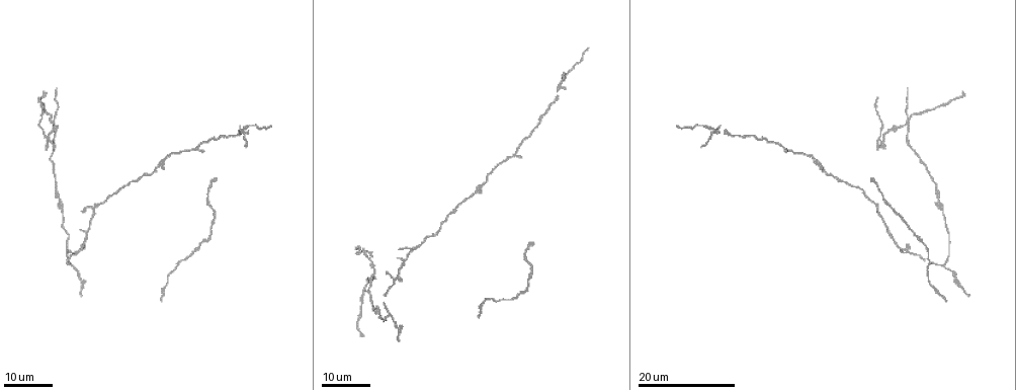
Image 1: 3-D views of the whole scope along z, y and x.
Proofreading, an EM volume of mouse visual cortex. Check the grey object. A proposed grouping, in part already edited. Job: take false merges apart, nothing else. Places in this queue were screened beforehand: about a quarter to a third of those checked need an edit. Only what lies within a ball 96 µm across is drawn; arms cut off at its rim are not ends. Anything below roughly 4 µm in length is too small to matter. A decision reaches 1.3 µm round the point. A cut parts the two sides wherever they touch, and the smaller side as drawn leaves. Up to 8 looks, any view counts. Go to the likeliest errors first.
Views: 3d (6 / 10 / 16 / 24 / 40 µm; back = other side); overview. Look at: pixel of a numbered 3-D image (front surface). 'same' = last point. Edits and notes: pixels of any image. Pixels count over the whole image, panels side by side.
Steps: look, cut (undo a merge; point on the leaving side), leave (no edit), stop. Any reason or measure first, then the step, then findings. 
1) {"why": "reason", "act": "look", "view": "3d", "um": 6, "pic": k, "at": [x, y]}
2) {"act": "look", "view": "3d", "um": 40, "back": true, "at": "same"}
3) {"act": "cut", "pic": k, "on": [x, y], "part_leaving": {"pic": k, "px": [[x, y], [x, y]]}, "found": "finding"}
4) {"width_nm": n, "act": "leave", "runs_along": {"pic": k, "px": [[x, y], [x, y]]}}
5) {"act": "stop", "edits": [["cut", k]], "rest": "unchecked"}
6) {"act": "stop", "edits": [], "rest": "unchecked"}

{"why": "looks like a crossing", "act": "look", "view": "3d", "um": 16, "pic": 1, "at": [241, 130]}

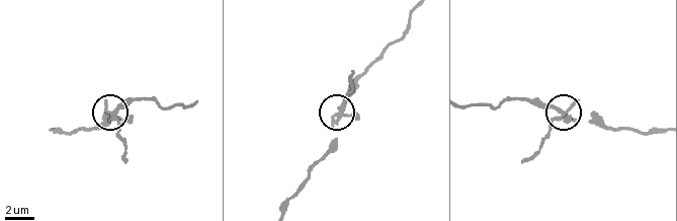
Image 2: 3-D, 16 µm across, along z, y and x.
{"act": "look", "view": "3d", "um": 6, "pic": 2, "at": [340, 109]}

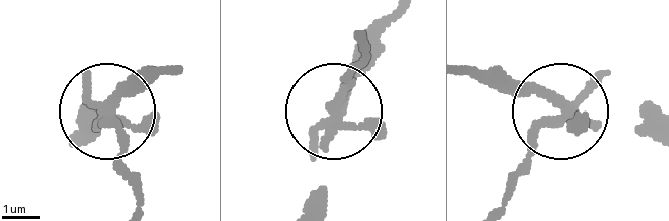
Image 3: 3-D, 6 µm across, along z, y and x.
{"act": "cut", "pic": 3, "on": [123, 145], "part_leaving": {"pic": 3, "px": [[106, 119], [122, 138], [136, 206]]}, "found": "a second cell is stuck on"}

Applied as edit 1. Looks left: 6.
{"act": "look", "view": "overview"}

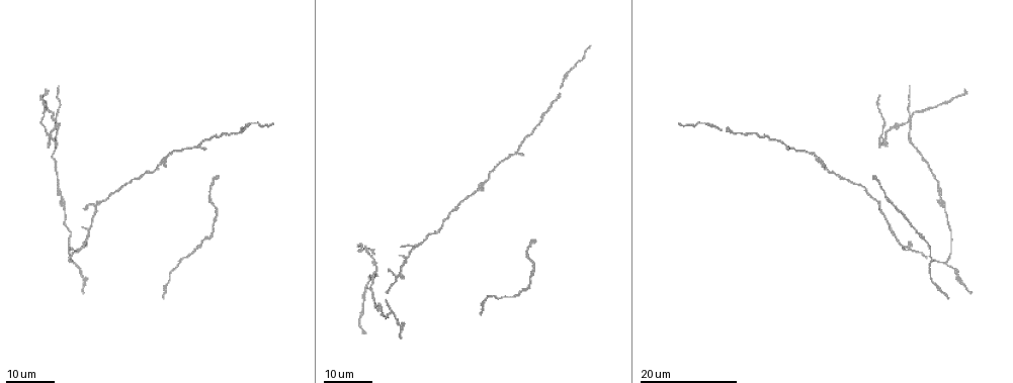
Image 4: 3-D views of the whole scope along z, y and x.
{"why": "four or more arms meet", "act": "look", "view": "3d", "um": 16, "pic": 4, "at": [907, 121]}

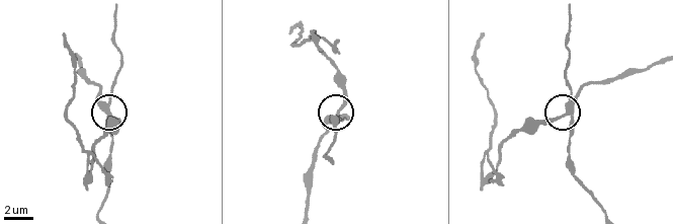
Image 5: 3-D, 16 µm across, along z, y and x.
{"act": "look", "view": "3d", "um": 6, "pic": 5, "at": [111, 114]}

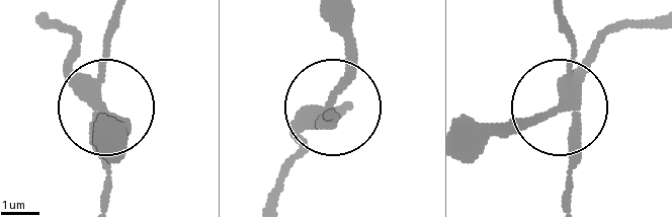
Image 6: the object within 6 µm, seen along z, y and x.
{"side_arm_um": 16, "act": "cut", "pic": 6, "on": [75, 46], "part_leaving": {"pic": 6, "px": [[568, 96], [513, 126], [465, 126]]}, "found": "a second cell is stuck on"}

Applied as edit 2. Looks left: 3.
{"why": "branch point", "act": "look", "view": "3d", "um": 24, "pic": 4, "at": [74, 262]}

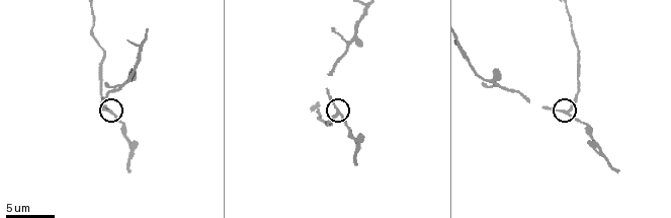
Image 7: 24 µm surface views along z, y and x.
{"act": "look", "view": "3d", "um": 10, "pic": 7, "at": [566, 113]}

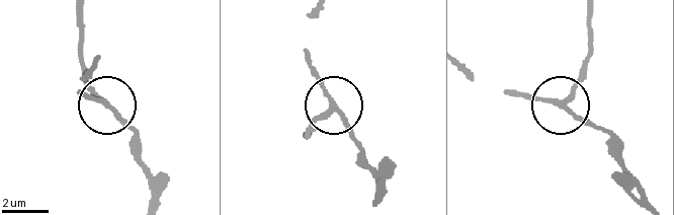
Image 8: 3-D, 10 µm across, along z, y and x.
{"act": "look", "view": "3d", "um": 10, "back": true, "pic": 8, "at": [566, 102]}

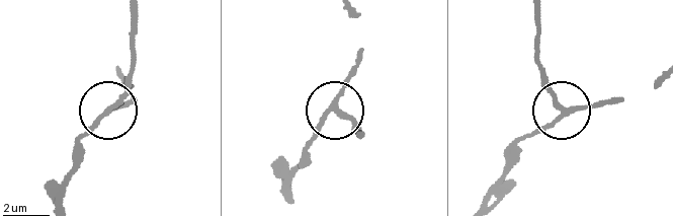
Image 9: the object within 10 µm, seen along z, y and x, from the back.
{"side_arm_um": 10, "act": "leave", "runs_along": {"pic": 9, "px": [[119, 78], [136, 96], [110, 108], [74, 152]]}, "found": "continuous, no second cell"}

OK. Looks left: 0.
{"act": "stop", "edits": [["cut", 3], ["cut", 6]], "rest": "unchecked"}

